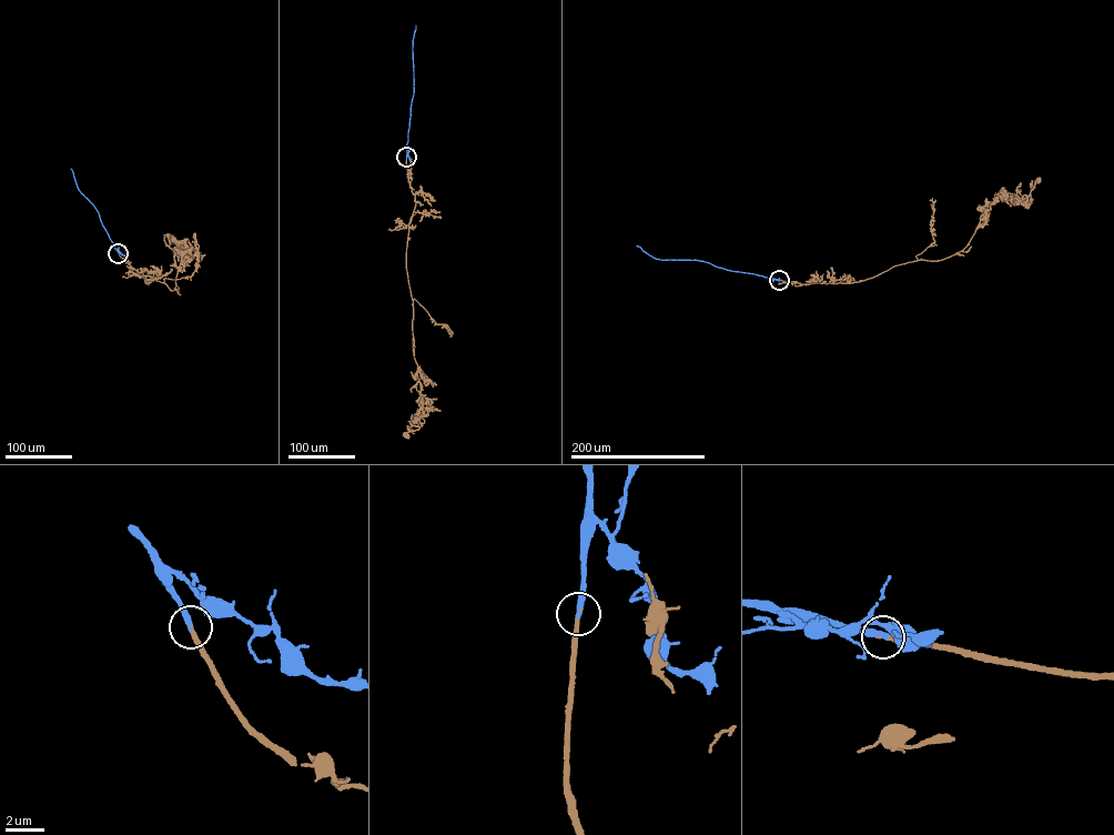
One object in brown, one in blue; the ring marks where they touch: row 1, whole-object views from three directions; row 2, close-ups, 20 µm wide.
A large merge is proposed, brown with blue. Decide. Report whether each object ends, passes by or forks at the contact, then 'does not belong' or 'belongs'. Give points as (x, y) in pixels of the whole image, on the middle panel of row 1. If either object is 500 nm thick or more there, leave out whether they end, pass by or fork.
brown ends there; blue ends there; belongs

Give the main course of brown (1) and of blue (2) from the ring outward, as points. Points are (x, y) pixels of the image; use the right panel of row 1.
1: (779, 280), (851, 283), (944, 259), (969, 241), (979, 204), (1003, 187), (1021, 204), (1037, 179)
2: (779, 280), (702, 261), (656, 259), (636, 245)

